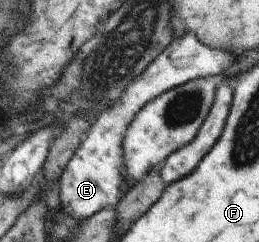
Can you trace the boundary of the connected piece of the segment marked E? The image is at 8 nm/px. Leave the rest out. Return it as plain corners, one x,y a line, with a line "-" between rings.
192,32
174,37
168,46
134,76
121,90
117,101
102,111
86,131
86,138
77,146
59,176
59,206
75,219
92,216
102,207
115,207
129,191
125,177
122,141
136,113
153,98
168,89
206,75
219,77
228,66
236,64
238,52
232,54
224,49
208,48
196,40

